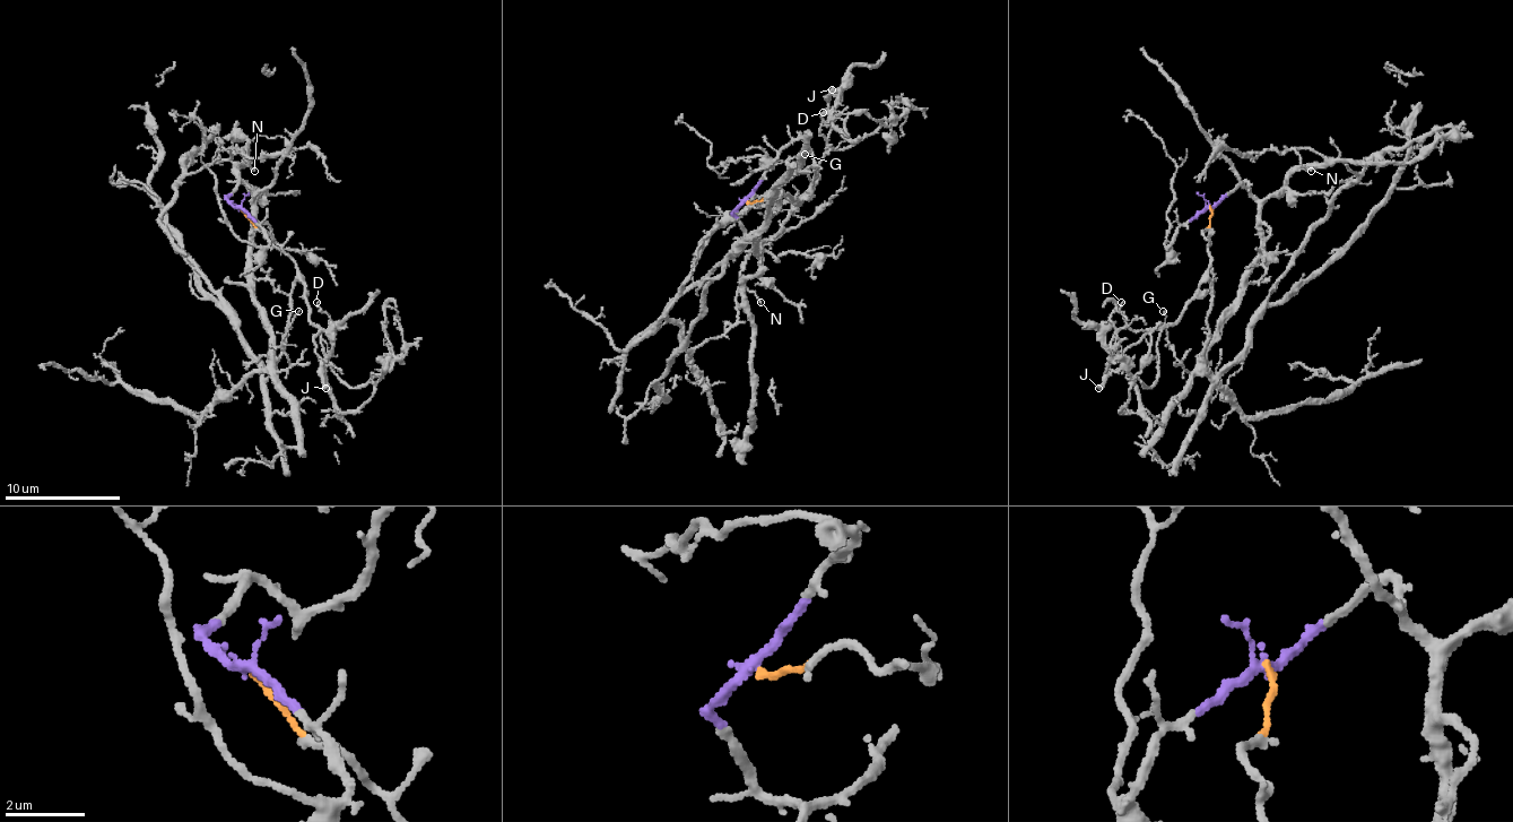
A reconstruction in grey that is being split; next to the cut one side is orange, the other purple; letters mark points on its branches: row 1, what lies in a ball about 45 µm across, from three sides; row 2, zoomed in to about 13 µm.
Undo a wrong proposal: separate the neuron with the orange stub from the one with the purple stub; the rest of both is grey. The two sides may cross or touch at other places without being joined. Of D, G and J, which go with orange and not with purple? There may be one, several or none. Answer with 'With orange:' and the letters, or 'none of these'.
With orange: D, J

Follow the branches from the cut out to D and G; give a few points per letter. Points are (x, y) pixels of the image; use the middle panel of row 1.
D: (747, 199), (758, 201), (779, 196), (799, 201), (810, 190), (836, 114), (823, 112)
G: (747, 199), (736, 219), (758, 251), (776, 190), (797, 172), (790, 158), (805, 155)

